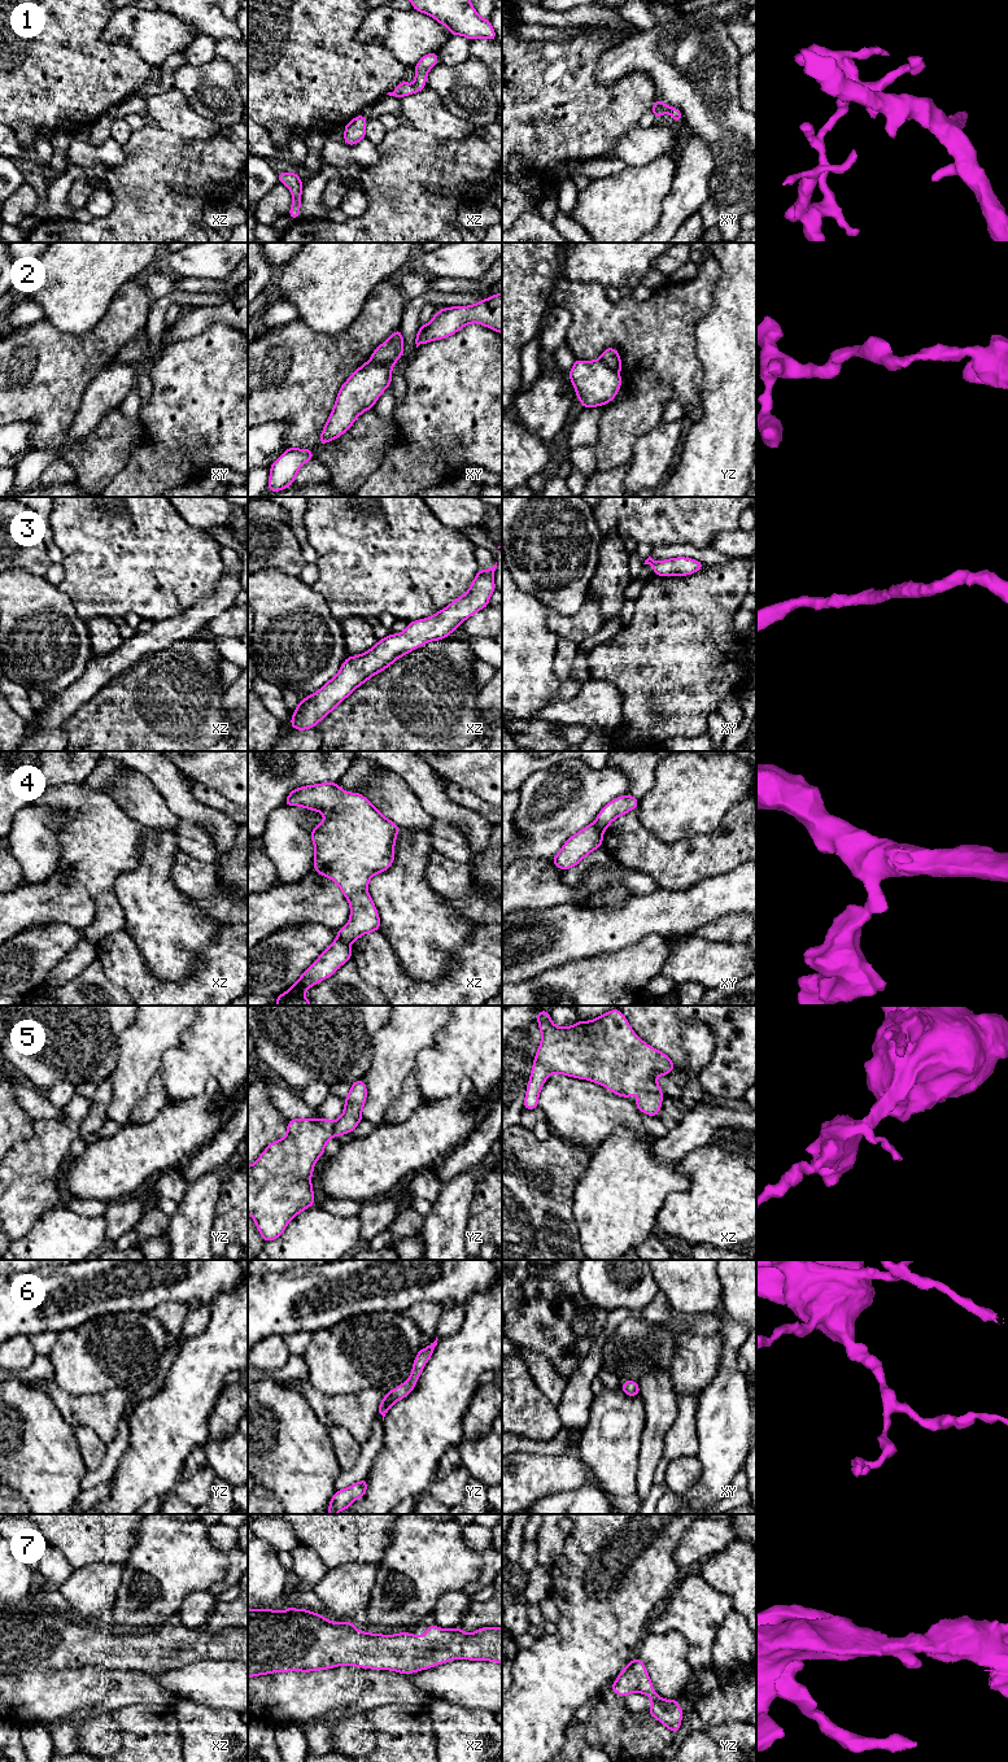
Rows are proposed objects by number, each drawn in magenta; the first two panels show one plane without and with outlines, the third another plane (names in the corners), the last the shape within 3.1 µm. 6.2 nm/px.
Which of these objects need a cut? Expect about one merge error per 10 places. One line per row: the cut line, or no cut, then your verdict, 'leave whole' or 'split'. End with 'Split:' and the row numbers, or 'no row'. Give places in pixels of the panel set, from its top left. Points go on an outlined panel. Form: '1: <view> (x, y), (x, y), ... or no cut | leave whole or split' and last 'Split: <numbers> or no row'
1: no cut | leave whole
2: xy (370, 360), (392, 366) | split
3: no cut | leave whole
4: xz (337, 936), (349, 946) | split
5: no cut | leave whole
6: no cut | leave whole
7: no cut | leave whole
Split: 2, 4

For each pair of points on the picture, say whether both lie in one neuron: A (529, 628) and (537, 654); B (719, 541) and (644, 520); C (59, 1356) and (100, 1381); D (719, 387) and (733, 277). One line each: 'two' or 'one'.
A: one
B: two
C: one
D: one

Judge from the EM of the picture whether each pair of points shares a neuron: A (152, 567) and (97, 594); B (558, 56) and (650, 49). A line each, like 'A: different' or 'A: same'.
A: same
B: different

